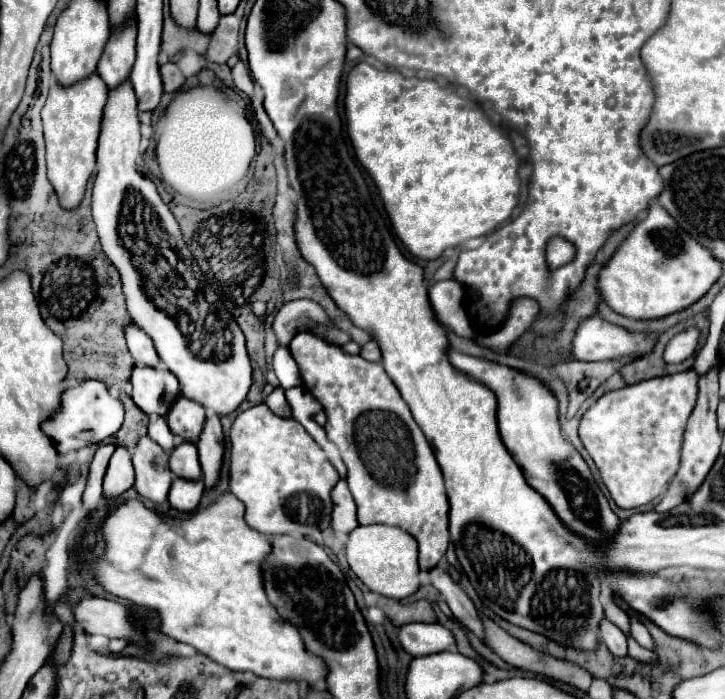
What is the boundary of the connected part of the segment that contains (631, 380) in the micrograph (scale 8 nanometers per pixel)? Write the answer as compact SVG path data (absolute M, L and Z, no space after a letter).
M654 348L644 358L638 358L634 362L626 364L624 368L620 368L620 376L624 378L626 384L638 384L642 380L650 380L656 376L666 376L666 374L690 370L692 364L694 364L694 356L690 356L688 360L684 360L680 364L666 364L662 360L662 348Z

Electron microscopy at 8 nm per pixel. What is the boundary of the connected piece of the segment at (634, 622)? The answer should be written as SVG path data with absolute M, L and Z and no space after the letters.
M636 616L630 618L630 636L632 636L640 646L652 650L652 636L650 636L648 628L644 626L644 622L638 620Z

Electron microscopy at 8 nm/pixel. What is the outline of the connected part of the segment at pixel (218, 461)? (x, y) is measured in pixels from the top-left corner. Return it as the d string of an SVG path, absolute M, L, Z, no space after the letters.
M210 416L204 424L204 432L200 434L200 440L196 442L198 454L200 454L200 466L202 466L202 482L204 490L210 492L218 480L222 470L222 458L224 458L224 436L222 436L222 424L218 416Z

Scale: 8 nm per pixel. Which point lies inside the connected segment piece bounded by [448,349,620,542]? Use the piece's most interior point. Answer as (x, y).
(528, 420)

